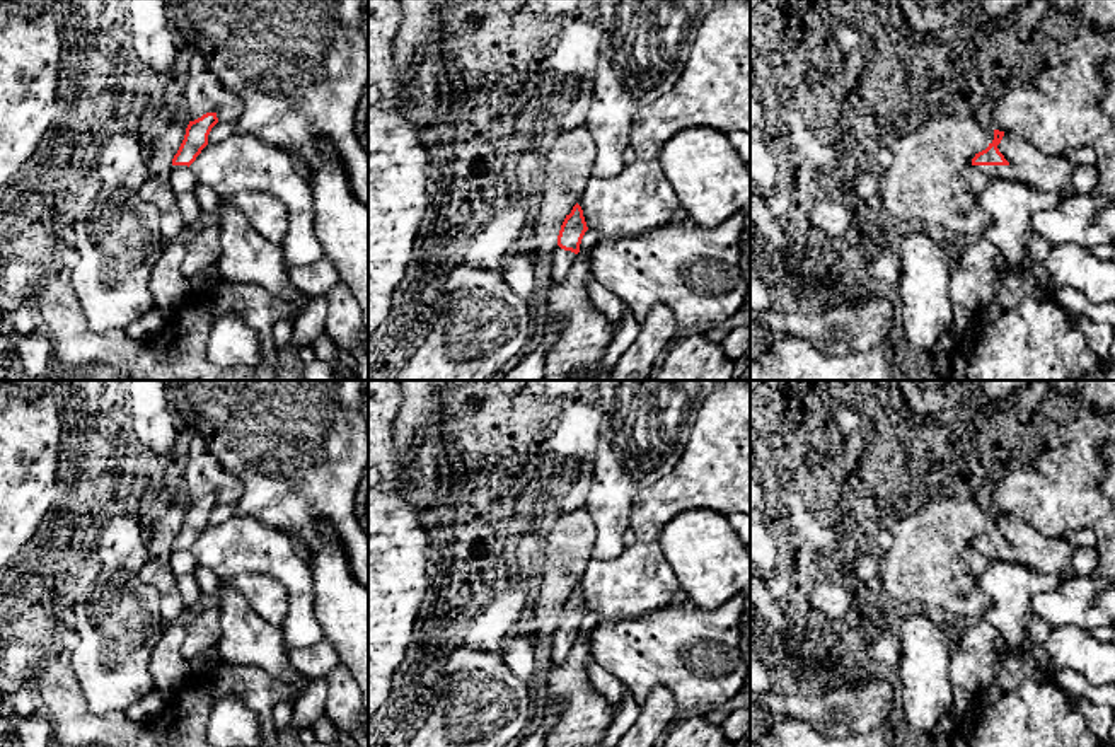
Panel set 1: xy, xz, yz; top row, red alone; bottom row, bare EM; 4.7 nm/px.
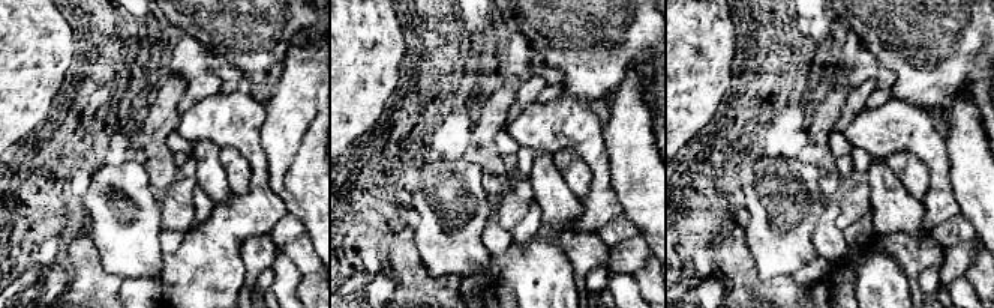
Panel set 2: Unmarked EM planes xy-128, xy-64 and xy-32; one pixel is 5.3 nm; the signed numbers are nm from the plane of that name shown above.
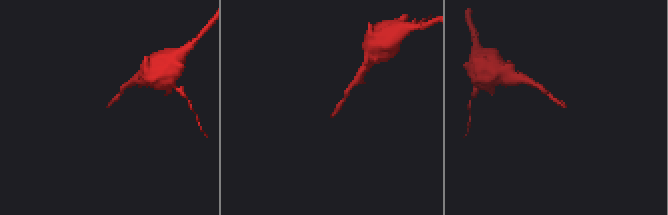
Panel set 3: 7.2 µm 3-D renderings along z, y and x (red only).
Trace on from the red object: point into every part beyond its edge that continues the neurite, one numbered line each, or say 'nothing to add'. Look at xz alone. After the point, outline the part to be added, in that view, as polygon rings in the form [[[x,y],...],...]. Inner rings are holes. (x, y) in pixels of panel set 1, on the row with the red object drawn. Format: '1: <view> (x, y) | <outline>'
1: xz (563, 260) | [[[559,246],[554,249],[551,264],[551,283],[559,283],[564,280],[564,276],[575,264],[576,256],[578,254],[564,251]]]

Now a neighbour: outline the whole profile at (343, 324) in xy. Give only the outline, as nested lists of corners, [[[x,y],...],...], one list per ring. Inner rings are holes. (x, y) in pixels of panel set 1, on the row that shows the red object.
[[[341,280],[326,292],[329,316],[326,333],[332,341],[351,353],[356,345],[363,343],[361,309]]]

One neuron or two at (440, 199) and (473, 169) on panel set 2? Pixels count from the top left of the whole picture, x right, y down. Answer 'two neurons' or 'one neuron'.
one neuron

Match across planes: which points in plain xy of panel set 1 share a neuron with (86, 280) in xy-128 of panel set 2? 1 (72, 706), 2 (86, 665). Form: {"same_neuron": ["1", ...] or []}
{"same_neuron": ["1"]}

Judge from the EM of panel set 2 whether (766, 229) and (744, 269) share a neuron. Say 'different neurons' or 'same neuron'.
different neurons

